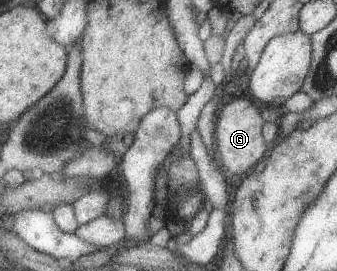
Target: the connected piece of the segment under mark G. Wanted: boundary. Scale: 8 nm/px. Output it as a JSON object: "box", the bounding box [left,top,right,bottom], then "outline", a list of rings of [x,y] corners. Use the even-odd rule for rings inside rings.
{"box":[214,99,266,177],"outline":[[[234,99],[226,102],[217,111],[214,140],[219,151],[219,167],[229,176],[243,177],[254,168],[265,153],[266,142],[261,137],[261,114],[257,111],[257,104],[253,100]]]}

